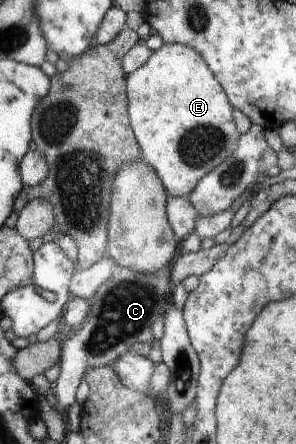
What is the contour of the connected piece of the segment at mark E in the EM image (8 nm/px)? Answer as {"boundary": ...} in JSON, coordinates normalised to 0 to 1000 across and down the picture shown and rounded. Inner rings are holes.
{"boundary":[[[622,97],[557,99],[514,119],[507,135],[432,167],[436,259],[480,331],[480,356],[520,376],[571,441],[628,444],[669,412],[791,347],[818,306],[791,275],[791,241],[750,187],[723,171],[682,124]]]}

